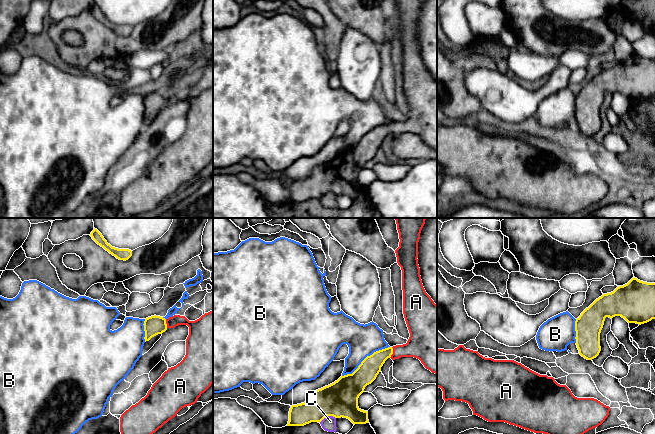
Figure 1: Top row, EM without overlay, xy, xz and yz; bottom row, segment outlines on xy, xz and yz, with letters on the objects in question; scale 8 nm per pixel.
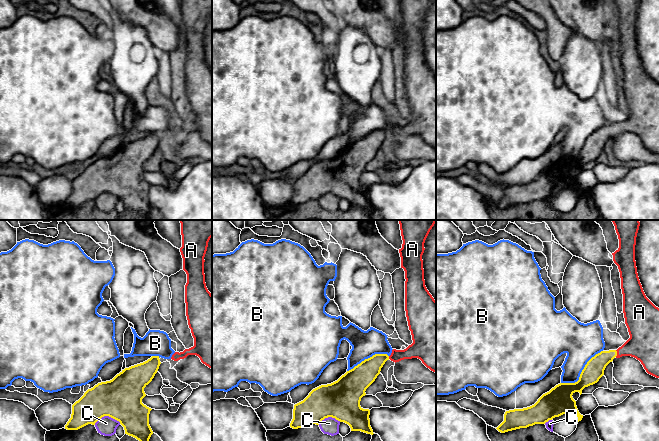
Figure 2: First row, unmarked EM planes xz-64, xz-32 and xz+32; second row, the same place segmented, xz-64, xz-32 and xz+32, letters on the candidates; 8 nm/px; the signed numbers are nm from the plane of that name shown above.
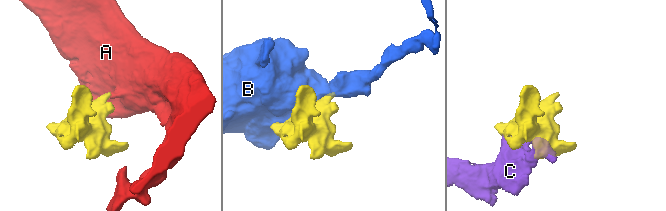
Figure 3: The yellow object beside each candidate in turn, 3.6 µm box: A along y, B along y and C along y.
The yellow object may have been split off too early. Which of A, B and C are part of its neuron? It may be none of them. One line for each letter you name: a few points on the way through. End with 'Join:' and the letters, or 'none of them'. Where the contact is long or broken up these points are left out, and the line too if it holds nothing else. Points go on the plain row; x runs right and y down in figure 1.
A: Path across: xz (370, 143), (382, 131), (392, 128), (409, 126), (422, 120)
Join: A

